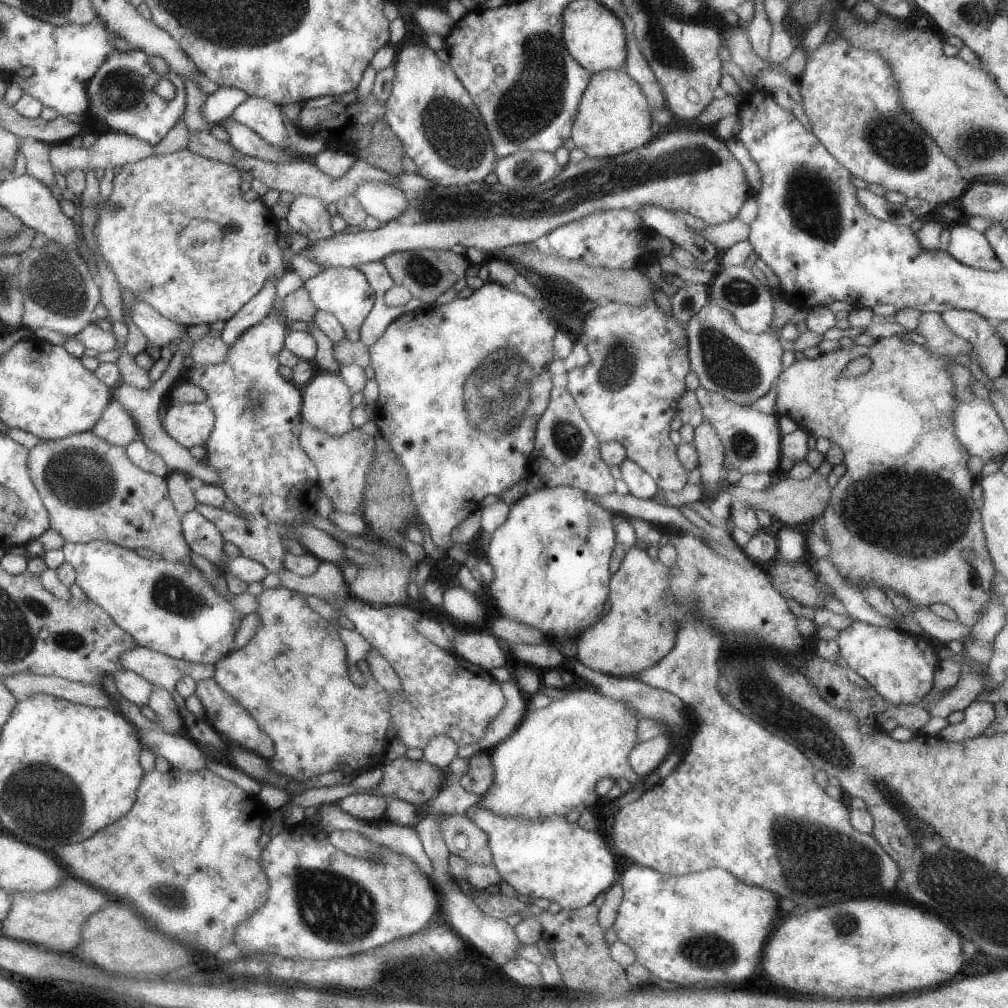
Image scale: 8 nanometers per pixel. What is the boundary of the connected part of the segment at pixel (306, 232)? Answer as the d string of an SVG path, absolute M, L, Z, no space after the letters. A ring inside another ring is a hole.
M297 195L288 206L284 219L295 235L302 234L310 240L320 240L334 235L329 225L329 217L325 204L319 199Z

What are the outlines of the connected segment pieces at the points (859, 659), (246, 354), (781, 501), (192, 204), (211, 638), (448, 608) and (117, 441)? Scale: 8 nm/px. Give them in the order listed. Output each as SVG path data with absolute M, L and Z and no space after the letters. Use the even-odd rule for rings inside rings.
M852 619L838 632L836 641L840 656L849 668L862 676L890 705L917 705L933 686L939 656L934 643L925 637Z
M269 308L265 318L247 327L228 346L221 362L184 369L186 380L205 392L204 403L214 414L214 427L204 444L204 462L217 474L221 490L232 500L233 506L240 508L234 514L196 502L194 509L217 527L224 542L234 544L241 555L259 562L269 573L286 570L284 556L287 550L283 538L295 539L296 525L311 525L308 516L316 512L317 494L321 491L317 469L298 441L302 421L300 389L291 381L283 379L277 371L280 365L277 355L284 347L284 338L289 331L286 322L275 309Z
M816 470L806 479L800 481L791 479L790 477L779 480L777 484L769 486L762 492L755 492L751 489L746 489L741 485L726 486L726 491L731 495L730 502L741 503L754 511L761 508L763 511L770 513L774 519L783 522L786 526L796 526L797 524L805 524L807 521L816 520L821 516L827 506L829 497L831 496L831 487L827 485L826 478L823 478Z
M187 148L171 154L149 155L115 169L109 201L100 202L98 208L95 236L99 252L115 273L122 290L129 290L135 300L145 302L176 325L188 328L229 320L259 292L267 278L278 280L287 269L277 246L278 218L259 198L251 202L243 200L239 174L237 167L205 158ZM192 219L207 219L222 228L222 248L214 260L194 261L179 252L179 233Z
M89 541L86 543L65 543L62 546L64 560L67 561L75 569L76 577L74 583L84 592L87 599L95 604L98 604L109 616L120 626L126 633L129 633L138 644L139 647L145 647L152 651L159 651L164 655L176 659L183 659L191 661L192 663L211 663L216 664L222 658L225 658L231 651L235 650L234 638L237 629L240 627L241 619L244 617L229 601L228 597L231 595L229 592L227 596L219 593L220 590L213 590L213 586L203 577L203 574L191 563L171 562L165 560L163 557L156 557L156 559L147 559L138 556L134 550L113 544L109 541Z
M461 586L445 589L442 593L440 608L455 622L463 622L463 624L467 625L475 624L481 621L485 614L479 599L475 597L472 592Z
M115 400L109 401L109 404L103 409L101 418L90 431L109 444L122 447L140 440L140 432L134 423L132 414Z

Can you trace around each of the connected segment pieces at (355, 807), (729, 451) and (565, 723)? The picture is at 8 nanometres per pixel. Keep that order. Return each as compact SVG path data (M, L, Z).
M365 791L344 796L335 804L356 819L369 824L385 817L386 802L383 798L379 795L367 794Z
M700 386L694 390L702 410L703 420L719 435L724 448L725 466L741 475L749 473L771 473L779 466L780 433L778 416L754 411L750 406L738 405L720 394L709 392Z
M566 688L563 698L560 698L559 700L552 700L549 706L537 710L525 709L520 726L518 726L509 737L501 740L488 751L493 767L492 783L490 784L490 787L482 794L482 798L478 797L476 806L479 809L485 809L494 815L499 815L502 817L512 817L513 815L517 815L518 817L524 819L541 821L542 819L546 819L551 816L565 817L568 812L571 812L571 810L578 809L577 806L585 806L591 809L595 800L598 798L595 792L597 781L601 780L603 777L609 777L614 780L618 778L625 778L625 780L627 780L630 784L630 790L633 788L644 790L644 777L640 777L638 774L635 774L635 772L631 770L628 763L628 754L631 752L632 747L635 744L638 719L639 718L637 718L637 715L621 701L613 701L599 692L595 693L587 690L570 691Z

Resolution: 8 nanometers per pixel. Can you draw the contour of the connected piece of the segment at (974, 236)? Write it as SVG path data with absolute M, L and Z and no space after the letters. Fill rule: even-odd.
M967 221L949 226L947 252L961 264L974 269L997 272L1003 268L986 236Z

